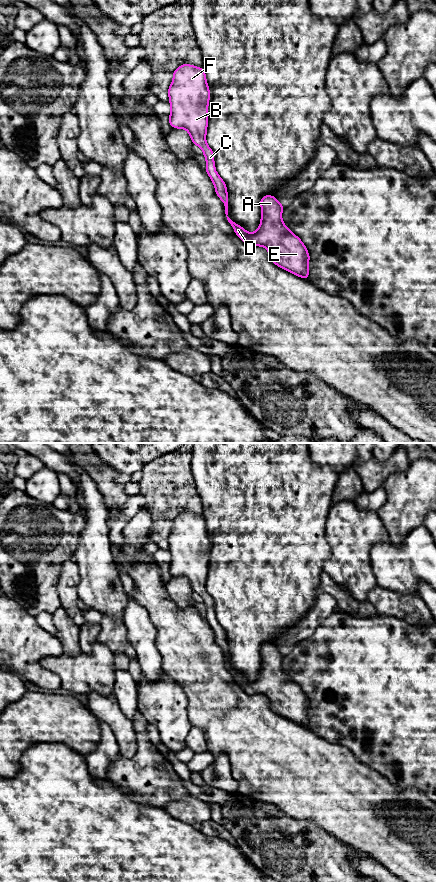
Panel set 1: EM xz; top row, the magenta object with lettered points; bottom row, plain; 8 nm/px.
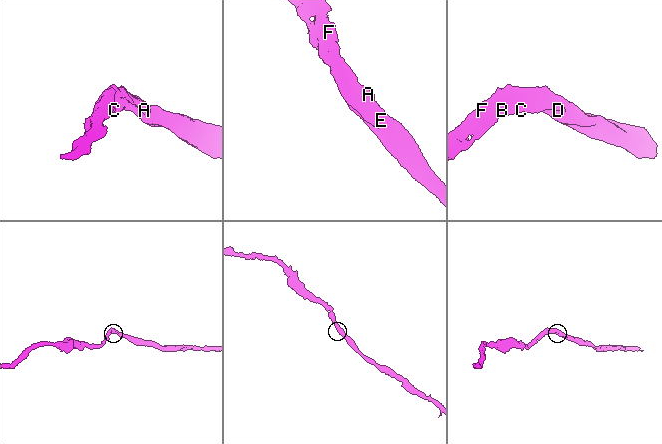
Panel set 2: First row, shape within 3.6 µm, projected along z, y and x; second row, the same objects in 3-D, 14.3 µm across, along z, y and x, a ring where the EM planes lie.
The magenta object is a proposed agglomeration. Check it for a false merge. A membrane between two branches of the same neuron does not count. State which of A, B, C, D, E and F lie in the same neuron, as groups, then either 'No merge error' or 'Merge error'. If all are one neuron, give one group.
Groups: A B C D E F. No merge error

